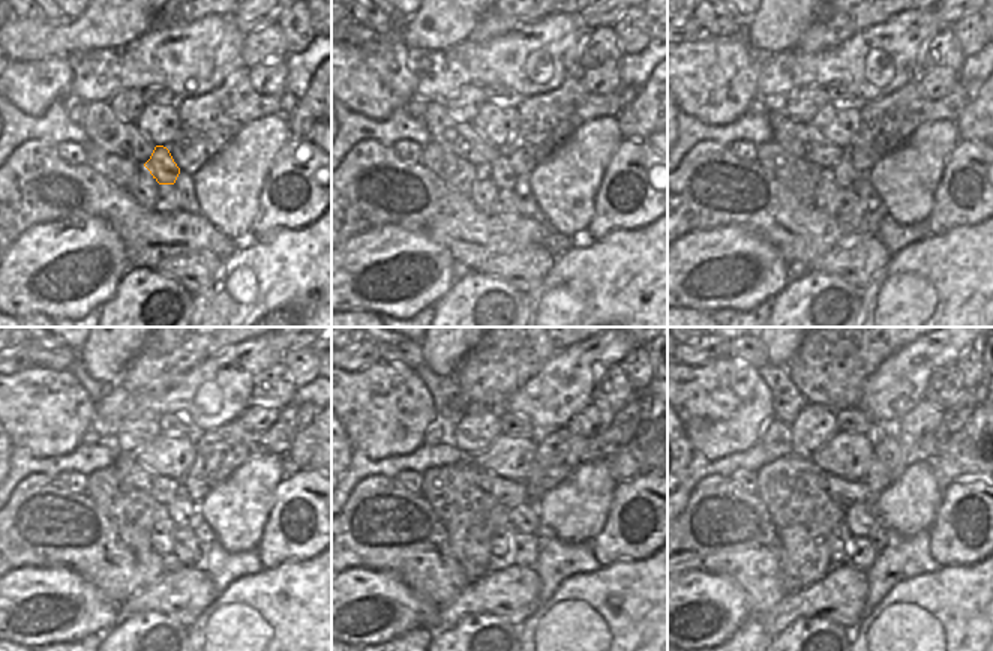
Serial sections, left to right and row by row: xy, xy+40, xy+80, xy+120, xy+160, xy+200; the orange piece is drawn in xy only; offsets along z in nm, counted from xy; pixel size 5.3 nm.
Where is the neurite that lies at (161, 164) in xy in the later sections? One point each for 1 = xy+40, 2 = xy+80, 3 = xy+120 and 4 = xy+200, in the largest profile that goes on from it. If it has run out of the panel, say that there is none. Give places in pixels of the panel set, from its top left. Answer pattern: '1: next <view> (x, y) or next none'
1: next xy+40 (500, 170)
2: next xy+80 (846, 177)
3: next xy+120 (183, 512)
4: next xy+200 (861, 519)

